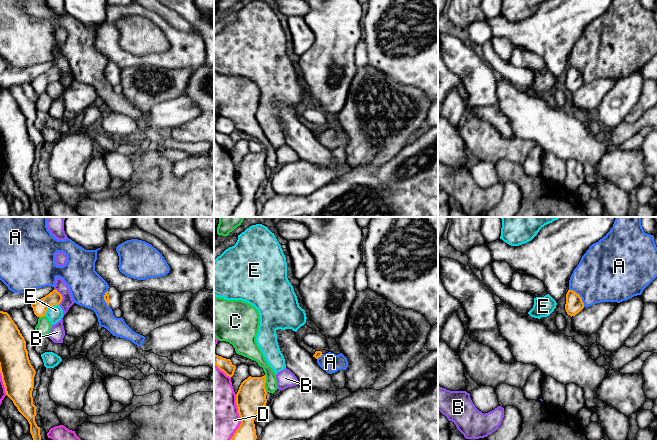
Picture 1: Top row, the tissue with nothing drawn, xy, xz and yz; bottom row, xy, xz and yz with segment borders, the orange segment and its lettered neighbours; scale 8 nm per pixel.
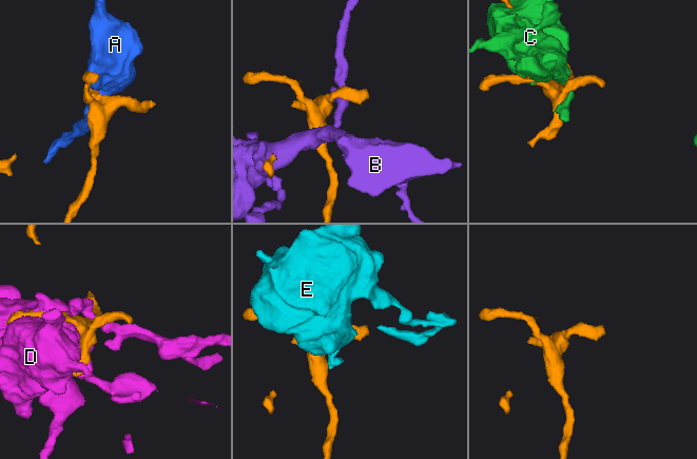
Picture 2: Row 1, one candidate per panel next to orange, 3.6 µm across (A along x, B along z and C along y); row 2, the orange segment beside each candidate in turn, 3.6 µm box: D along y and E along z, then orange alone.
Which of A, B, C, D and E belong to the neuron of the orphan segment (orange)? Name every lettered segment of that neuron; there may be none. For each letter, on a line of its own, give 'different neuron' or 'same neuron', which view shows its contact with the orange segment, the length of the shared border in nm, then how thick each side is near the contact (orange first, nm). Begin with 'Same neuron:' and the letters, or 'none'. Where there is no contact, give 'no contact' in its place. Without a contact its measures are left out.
Same neuron: none
A: different neuron; meets orange in yz; contact 200 nm long; 140 nm thick on the orange side, 420 nm on the other
B: different neuron; meets orange in xy; contact 140 nm long; 120 nm thick on the orange side, 90 nm on the other
C: different neuron; meets orange in xz; contact 140 nm long; 240 nm thick on the orange side, 110 nm on the other
D: different neuron; meets orange in xz; contact 380 nm long; 240 nm thick on the orange side, 400 nm on the other
E: different neuron; meets orange in xy; contact 140 nm long; 120 nm thick on the orange side, 130 nm on the other

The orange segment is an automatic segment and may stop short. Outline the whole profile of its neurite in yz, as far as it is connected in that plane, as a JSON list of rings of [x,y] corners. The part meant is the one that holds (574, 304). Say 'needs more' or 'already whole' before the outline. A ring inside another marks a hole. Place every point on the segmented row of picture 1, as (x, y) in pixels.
needs more; [[[569,289],[566,294],[565,310],[572,317],[573,331],[590,336],[597,333],[603,321],[617,305],[617,302],[601,302],[585,307],[580,295]]]

